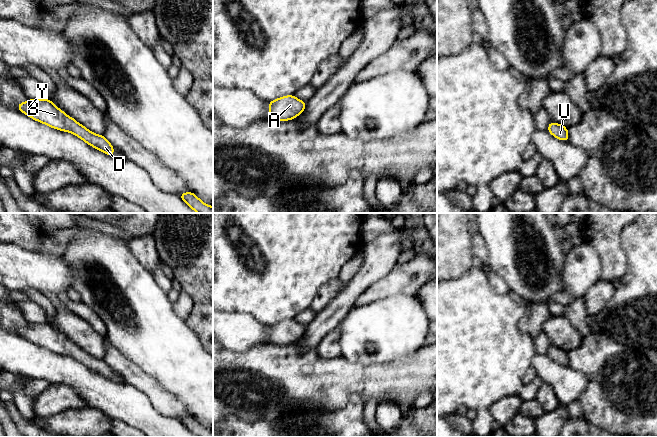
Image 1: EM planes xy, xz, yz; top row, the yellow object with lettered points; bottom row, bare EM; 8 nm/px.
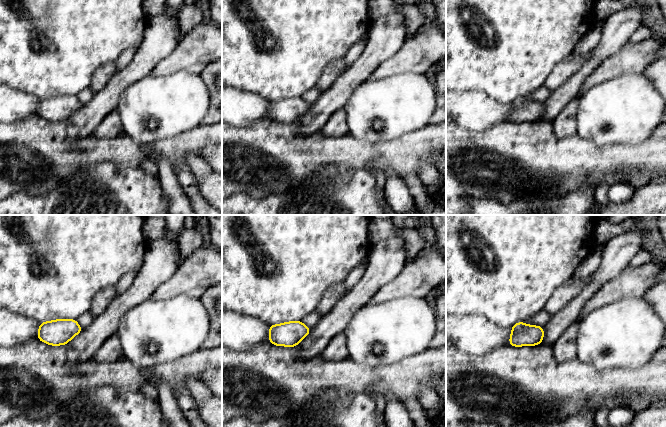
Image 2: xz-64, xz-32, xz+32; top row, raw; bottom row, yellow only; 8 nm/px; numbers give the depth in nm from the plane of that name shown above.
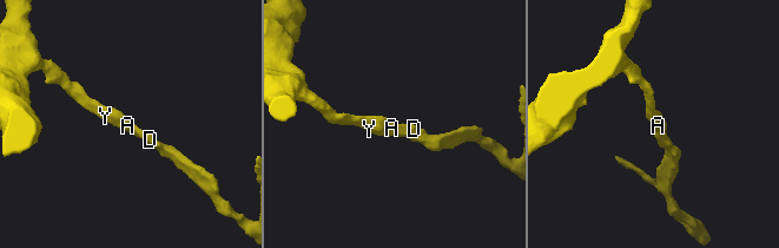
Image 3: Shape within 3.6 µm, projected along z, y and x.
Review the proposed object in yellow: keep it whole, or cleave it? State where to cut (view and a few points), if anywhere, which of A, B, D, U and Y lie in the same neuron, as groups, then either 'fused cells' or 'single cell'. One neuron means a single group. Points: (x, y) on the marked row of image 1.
cut none; groups A B D U Y; single cell

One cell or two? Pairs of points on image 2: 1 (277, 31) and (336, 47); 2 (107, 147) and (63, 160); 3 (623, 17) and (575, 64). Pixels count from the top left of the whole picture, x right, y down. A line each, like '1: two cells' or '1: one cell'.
1: one cell
2: one cell
3: two cells

